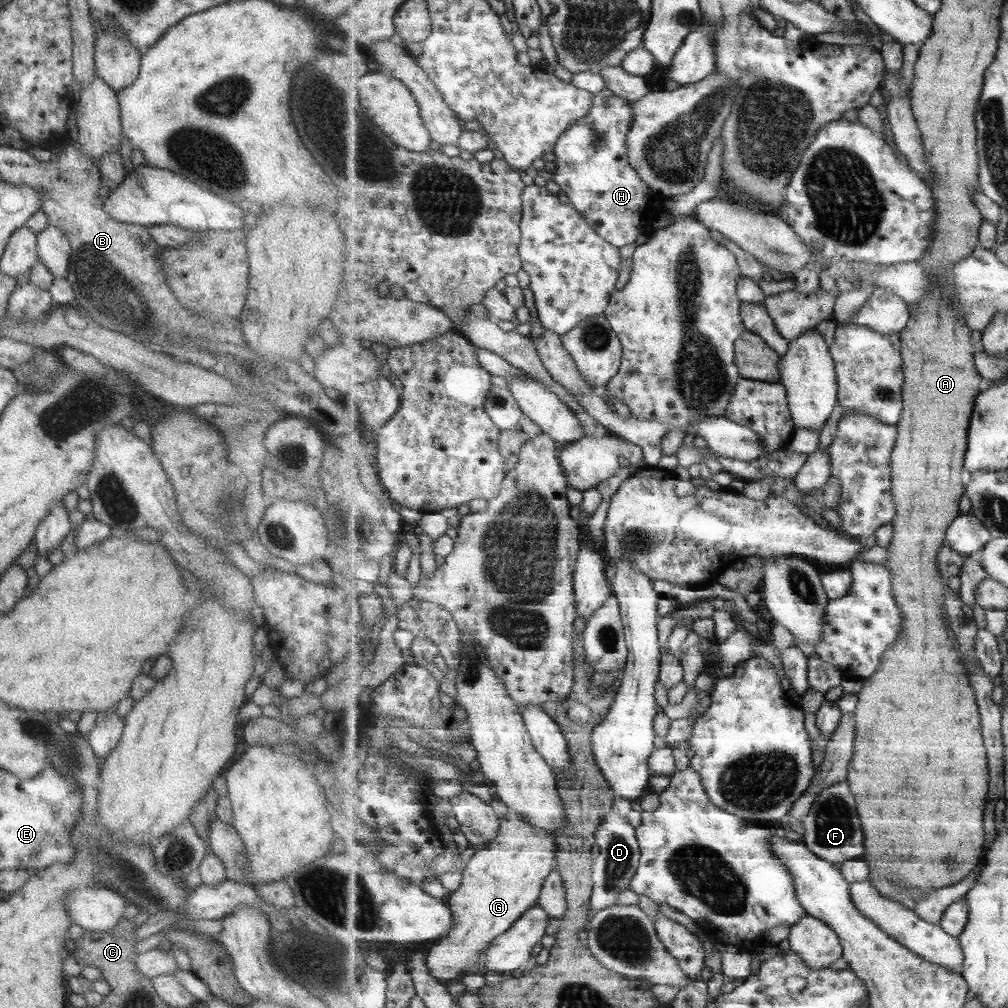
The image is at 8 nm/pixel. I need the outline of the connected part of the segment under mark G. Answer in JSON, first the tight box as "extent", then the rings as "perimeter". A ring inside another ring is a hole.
{"extent":[428,809,558,985],"perimeter":[[[507,809],[498,838],[489,848],[474,854],[463,872],[462,885],[446,897],[454,923],[443,940],[428,947],[431,976],[446,985],[467,975],[485,975],[479,963],[487,949],[538,903],[543,882],[557,865],[553,861],[557,853],[558,846],[546,830],[529,824],[516,810]]]}

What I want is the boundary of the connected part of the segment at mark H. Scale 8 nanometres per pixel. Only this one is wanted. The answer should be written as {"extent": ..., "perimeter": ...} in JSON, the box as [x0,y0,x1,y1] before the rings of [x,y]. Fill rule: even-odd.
{"extent":[551,94,663,248],"perimeter":[[[597,94],[589,115],[573,123],[553,150],[557,167],[551,180],[560,186],[570,203],[595,230],[617,248],[625,248],[645,234],[663,200],[663,195],[651,190],[631,166],[627,133],[633,120],[635,112],[630,101],[615,95],[603,97]]]}

